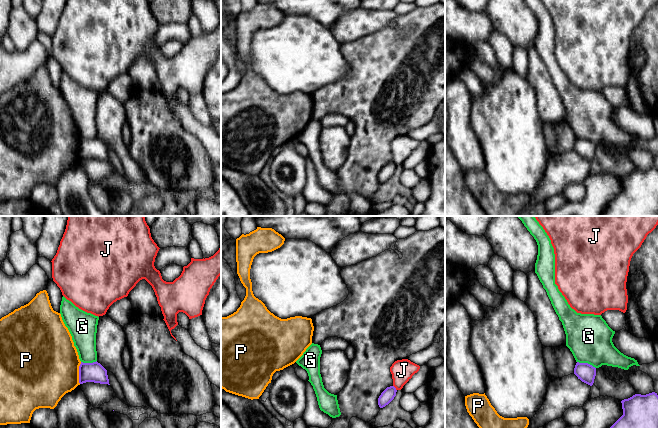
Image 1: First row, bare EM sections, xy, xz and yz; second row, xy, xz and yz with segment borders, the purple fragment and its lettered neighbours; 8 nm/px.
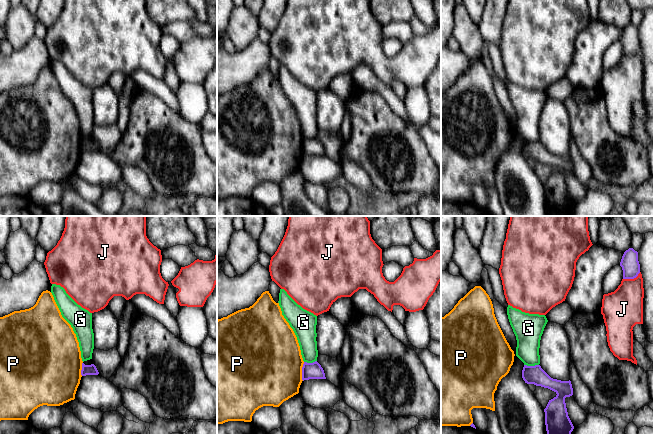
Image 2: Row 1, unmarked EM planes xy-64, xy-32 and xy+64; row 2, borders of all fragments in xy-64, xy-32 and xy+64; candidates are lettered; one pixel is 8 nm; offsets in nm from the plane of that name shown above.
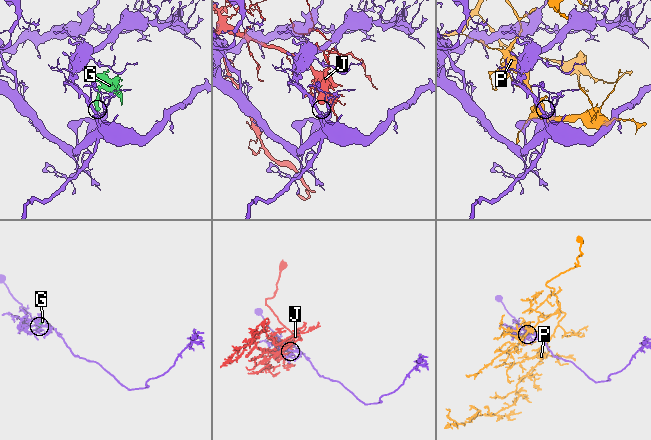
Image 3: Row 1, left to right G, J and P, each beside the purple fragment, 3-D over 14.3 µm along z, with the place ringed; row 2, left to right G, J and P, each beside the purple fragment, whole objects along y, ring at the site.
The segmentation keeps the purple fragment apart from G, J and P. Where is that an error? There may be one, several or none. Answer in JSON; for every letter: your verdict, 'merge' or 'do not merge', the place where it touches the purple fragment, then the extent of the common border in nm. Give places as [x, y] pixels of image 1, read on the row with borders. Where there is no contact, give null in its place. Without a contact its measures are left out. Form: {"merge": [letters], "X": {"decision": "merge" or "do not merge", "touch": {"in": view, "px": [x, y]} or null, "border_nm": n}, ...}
{"merge": [], "G": {"decision": "do not merge", "touch": {"in": "yz", "px": [586, 363]}, "border_nm": 160}, "J": {"decision": "do not merge", "touch": {"in": "xz", "px": [395, 388]}, "border_nm": 50}, "P": {"decision": "do not merge", "touch": {"in": "xy", "px": [79, 373]}, "border_nm": 180}}

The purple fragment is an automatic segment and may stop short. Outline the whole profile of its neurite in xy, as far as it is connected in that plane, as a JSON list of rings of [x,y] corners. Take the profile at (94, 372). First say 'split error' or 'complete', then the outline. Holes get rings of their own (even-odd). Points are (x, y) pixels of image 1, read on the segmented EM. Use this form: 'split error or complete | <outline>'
complete | [[[97,361],[93,363],[81,362],[79,366],[79,383],[86,382],[110,385],[107,370]]]

